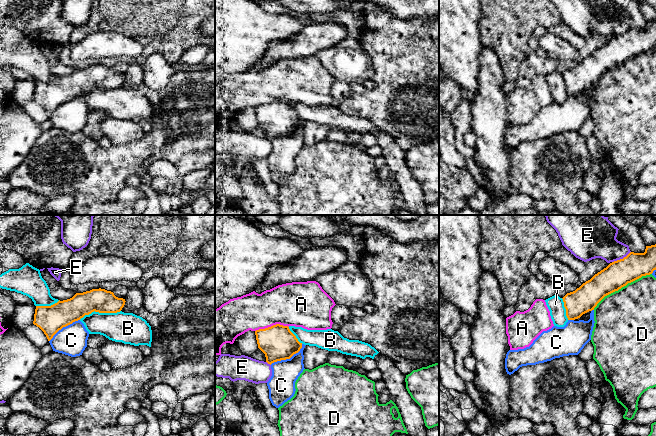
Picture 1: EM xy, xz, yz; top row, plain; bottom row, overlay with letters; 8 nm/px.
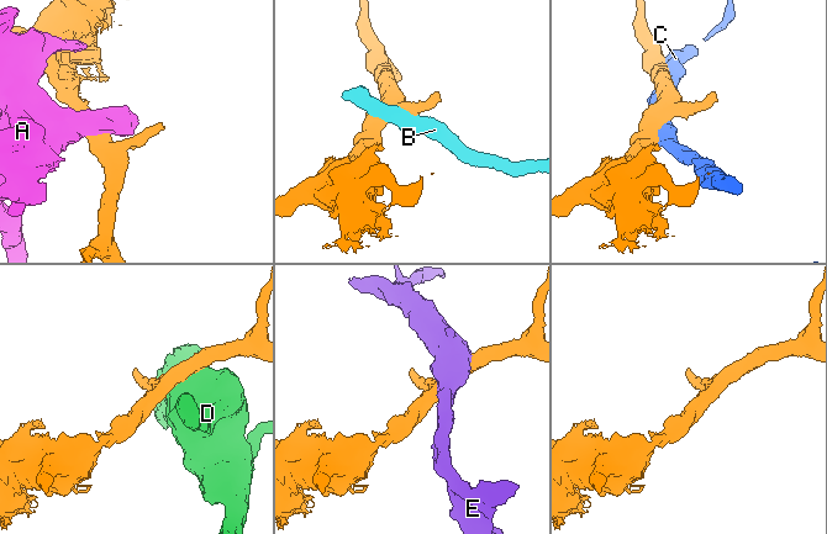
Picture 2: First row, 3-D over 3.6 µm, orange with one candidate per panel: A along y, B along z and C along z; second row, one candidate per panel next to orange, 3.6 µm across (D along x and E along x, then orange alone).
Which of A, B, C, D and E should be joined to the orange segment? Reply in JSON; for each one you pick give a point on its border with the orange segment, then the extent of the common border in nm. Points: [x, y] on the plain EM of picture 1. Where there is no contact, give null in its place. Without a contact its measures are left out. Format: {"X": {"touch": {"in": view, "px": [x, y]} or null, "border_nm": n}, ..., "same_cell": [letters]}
{"same_cell": []}

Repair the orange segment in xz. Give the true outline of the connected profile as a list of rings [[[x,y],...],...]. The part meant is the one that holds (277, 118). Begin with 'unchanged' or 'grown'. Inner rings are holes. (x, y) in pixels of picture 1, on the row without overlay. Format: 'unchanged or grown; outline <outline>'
unchanged; outline [[[280,100],[255,107],[258,124],[265,130],[266,138],[290,135],[302,124],[302,119],[290,107],[288,102]]]

